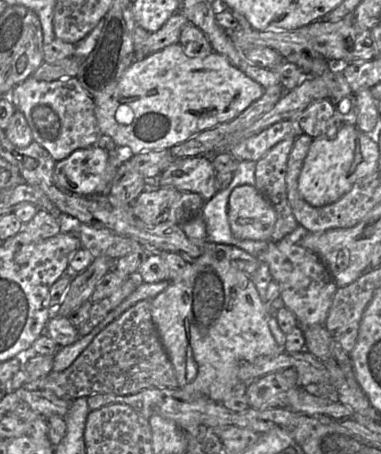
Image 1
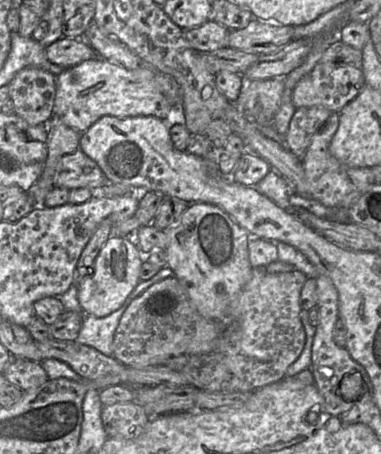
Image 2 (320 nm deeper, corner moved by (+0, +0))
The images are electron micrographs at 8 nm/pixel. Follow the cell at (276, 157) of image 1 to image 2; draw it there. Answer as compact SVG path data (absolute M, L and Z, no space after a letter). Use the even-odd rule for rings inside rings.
M318 63L293 89L292 102L296 111L283 136L285 146L298 158L303 159L308 145L321 128L320 126L333 113L340 113L349 102L357 97L364 85L365 79L361 68L353 65L331 67L329 64Z

